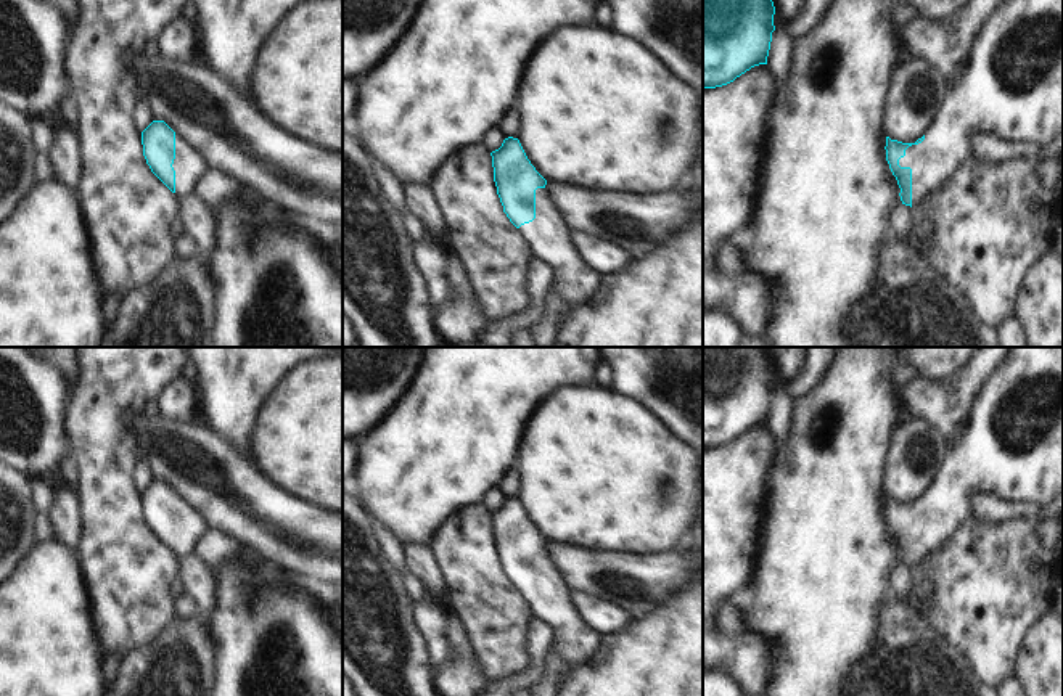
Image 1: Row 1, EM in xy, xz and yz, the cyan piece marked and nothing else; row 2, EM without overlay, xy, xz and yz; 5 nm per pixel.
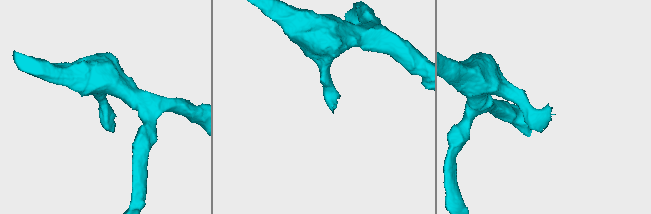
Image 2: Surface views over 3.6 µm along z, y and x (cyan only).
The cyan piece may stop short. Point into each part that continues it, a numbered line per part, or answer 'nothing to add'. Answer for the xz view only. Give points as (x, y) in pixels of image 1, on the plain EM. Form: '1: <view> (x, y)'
1: xz (549, 598)

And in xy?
1: xy (188, 526)

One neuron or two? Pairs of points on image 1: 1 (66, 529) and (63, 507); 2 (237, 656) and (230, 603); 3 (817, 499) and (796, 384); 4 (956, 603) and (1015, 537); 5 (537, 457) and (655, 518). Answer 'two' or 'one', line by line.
1: one
2: one
3: two
4: one
5: one

